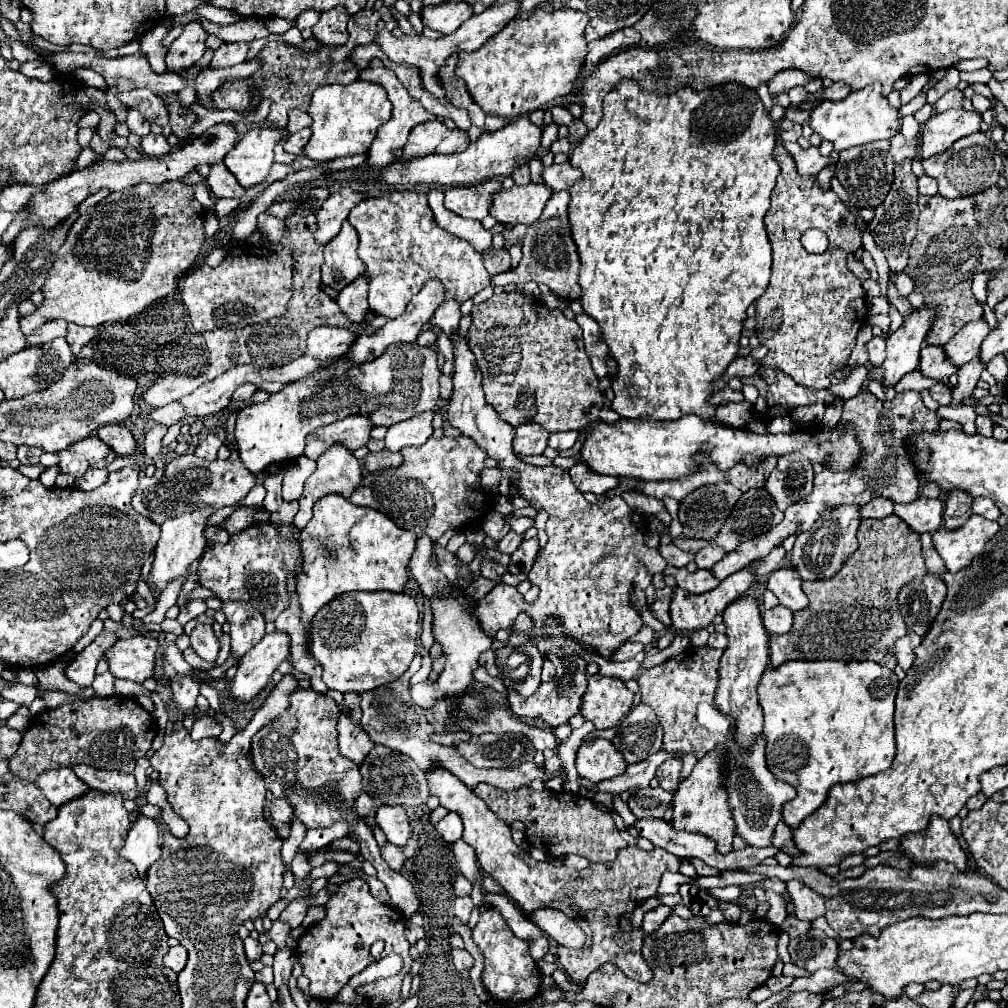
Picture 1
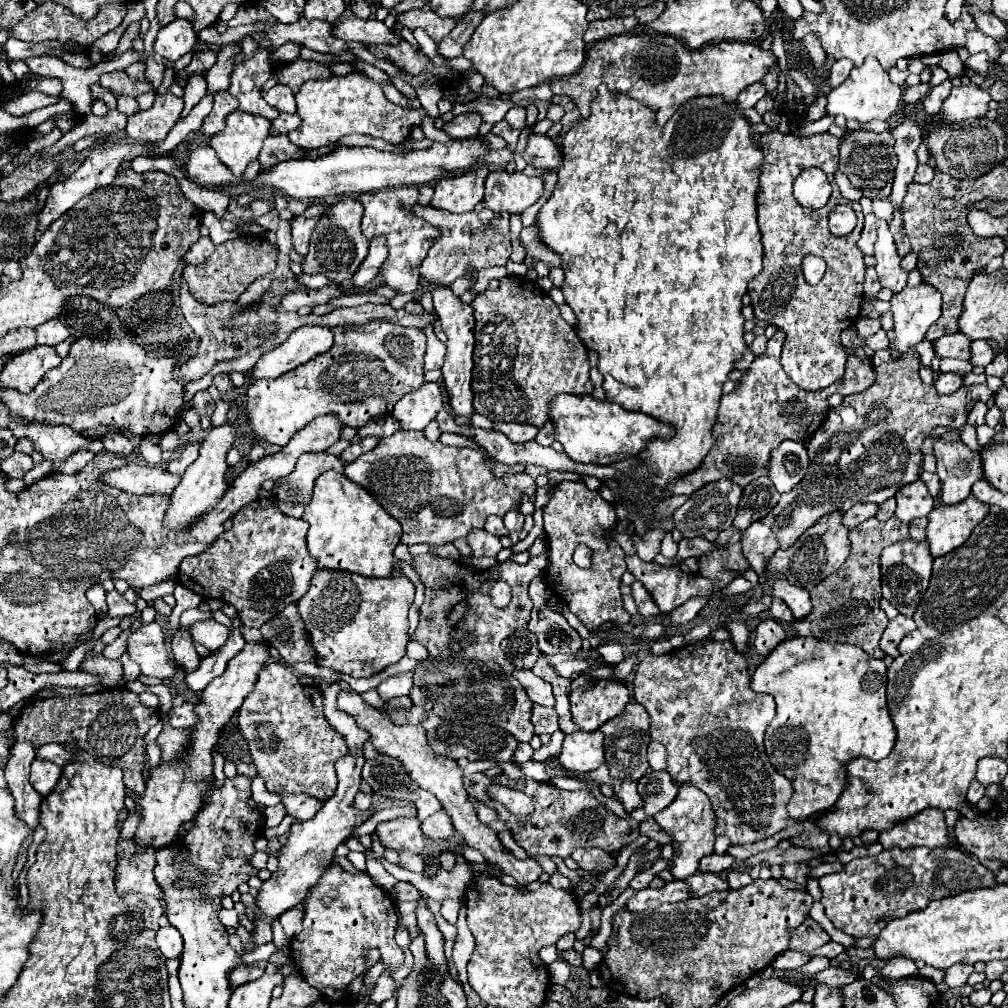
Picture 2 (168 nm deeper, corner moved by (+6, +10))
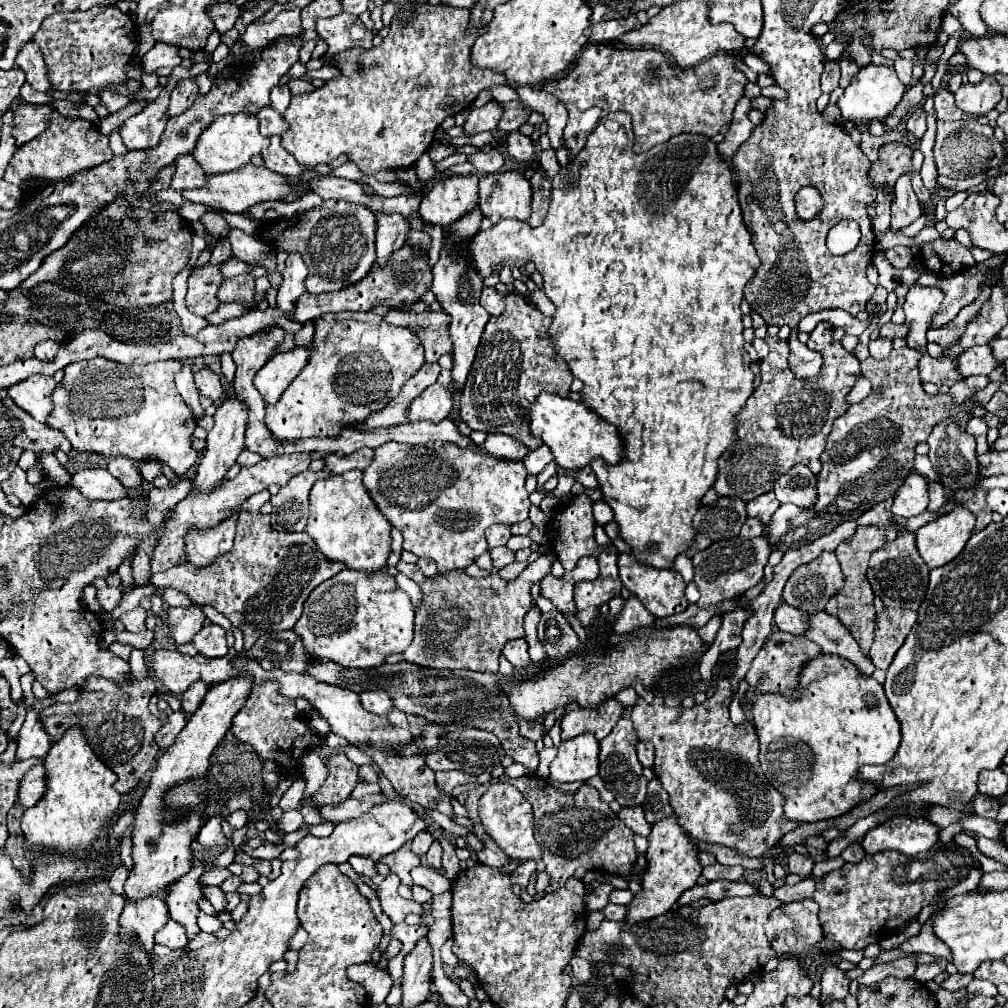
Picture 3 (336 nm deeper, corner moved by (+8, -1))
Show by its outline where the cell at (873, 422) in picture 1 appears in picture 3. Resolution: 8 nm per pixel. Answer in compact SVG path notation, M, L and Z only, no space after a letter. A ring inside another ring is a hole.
M909 347L903 349L893 349L891 355L883 361L867 357L861 361L861 373L873 383L873 389L867 399L863 399L859 405L849 407L841 417L835 419L831 433L827 435L827 445L825 451L821 453L821 465L823 469L817 473L817 501L811 509L801 509L795 505L781 505L773 519L763 527L763 535L769 539L771 551L789 551L789 549L799 549L809 545L813 539L819 539L821 535L827 535L833 531L837 525L843 521L857 521L865 511L869 511L873 505L895 497L897 487L905 483L905 477L913 471L913 459L915 459L915 445L921 441L927 441L931 429L939 421L953 421L961 429L967 427L969 419L973 417L975 407L985 407L991 399L991 395L999 389L999 383L989 383L985 389L977 391L977 395L971 395L969 401L973 401L971 409L965 409L965 403L953 403L949 395L937 393L937 395L927 395L923 391L923 383L919 379L917 371L917 359L921 359L919 351L913 351Z

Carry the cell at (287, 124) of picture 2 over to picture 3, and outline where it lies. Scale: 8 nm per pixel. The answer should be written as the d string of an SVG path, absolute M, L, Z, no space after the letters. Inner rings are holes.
M263 107L257 113L257 119L259 119L259 125L261 125L261 135L265 135L265 137L283 135L289 129L285 119L279 113L275 113L271 107Z

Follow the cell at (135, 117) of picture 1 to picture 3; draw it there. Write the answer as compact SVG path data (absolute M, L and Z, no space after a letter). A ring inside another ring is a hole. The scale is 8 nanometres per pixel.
M101 91L101 93L99 93L99 99L103 101L103 105L105 105L111 113L121 111L121 109L125 109L125 107L131 103L129 97L123 97L123 95L111 93L111 91Z

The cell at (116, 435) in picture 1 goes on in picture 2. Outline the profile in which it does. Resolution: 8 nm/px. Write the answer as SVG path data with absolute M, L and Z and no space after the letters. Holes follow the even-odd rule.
M109 432L107 436L103 436L103 444L105 444L105 450L109 454L131 456L131 452L133 452L133 444L129 442L129 438L119 434L119 432Z

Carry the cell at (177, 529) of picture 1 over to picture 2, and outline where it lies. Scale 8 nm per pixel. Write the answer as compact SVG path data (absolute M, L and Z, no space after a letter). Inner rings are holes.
M223 424L219 428L211 428L205 440L201 442L197 460L185 470L179 486L171 494L171 508L167 510L167 528L183 528L195 522L207 508L217 504L221 500L223 492L229 488L225 474L227 474L227 452L233 448L235 442L235 430L231 424Z

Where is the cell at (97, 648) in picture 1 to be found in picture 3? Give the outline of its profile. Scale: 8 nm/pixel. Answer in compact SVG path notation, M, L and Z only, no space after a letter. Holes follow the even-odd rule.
M105 587L101 591L97 591L97 599L101 603L101 607L107 611L107 613L113 613L117 609L117 605L121 603L121 589L117 587Z

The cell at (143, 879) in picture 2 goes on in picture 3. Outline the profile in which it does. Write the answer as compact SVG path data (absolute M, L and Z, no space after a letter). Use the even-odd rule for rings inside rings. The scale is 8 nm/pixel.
M147 895L145 899L131 901L125 897L125 907L119 919L121 935L135 935L147 951L153 949L153 935L165 927L169 911L159 895Z

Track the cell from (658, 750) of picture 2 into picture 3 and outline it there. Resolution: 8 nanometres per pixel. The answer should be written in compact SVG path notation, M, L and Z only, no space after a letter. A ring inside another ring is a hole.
M639 741L637 743L637 757L643 767L653 767L653 761L655 761L653 745L649 741Z

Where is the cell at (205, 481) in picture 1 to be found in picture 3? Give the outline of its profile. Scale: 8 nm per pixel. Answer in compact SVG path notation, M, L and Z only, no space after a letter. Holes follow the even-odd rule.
M85 469L73 475L71 483L77 487L87 499L105 499L105 501L115 501L125 497L125 487L117 483L113 475L109 475L107 469Z

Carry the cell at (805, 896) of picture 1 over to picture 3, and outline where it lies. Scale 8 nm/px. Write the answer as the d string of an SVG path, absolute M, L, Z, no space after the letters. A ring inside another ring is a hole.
M791 853L789 855L789 863L787 863L787 871L789 873L797 873L801 877L809 877L813 869L813 859L799 855L799 853Z

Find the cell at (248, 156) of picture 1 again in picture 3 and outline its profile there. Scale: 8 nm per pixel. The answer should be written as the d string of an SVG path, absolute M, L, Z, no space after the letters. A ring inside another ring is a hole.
M237 113L237 115L219 117L215 123L211 123L199 137L193 157L201 163L207 175L219 175L219 173L229 173L229 171L239 171L251 161L253 155L259 155L267 147L269 147L269 137L263 137L259 133L257 119L253 115Z

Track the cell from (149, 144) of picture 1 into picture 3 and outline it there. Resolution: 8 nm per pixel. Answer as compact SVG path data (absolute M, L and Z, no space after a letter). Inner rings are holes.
M165 87L161 95L151 101L141 113L129 117L121 129L121 137L127 149L143 151L153 149L159 145L159 137L165 131L165 125L169 121L169 95L173 87Z

